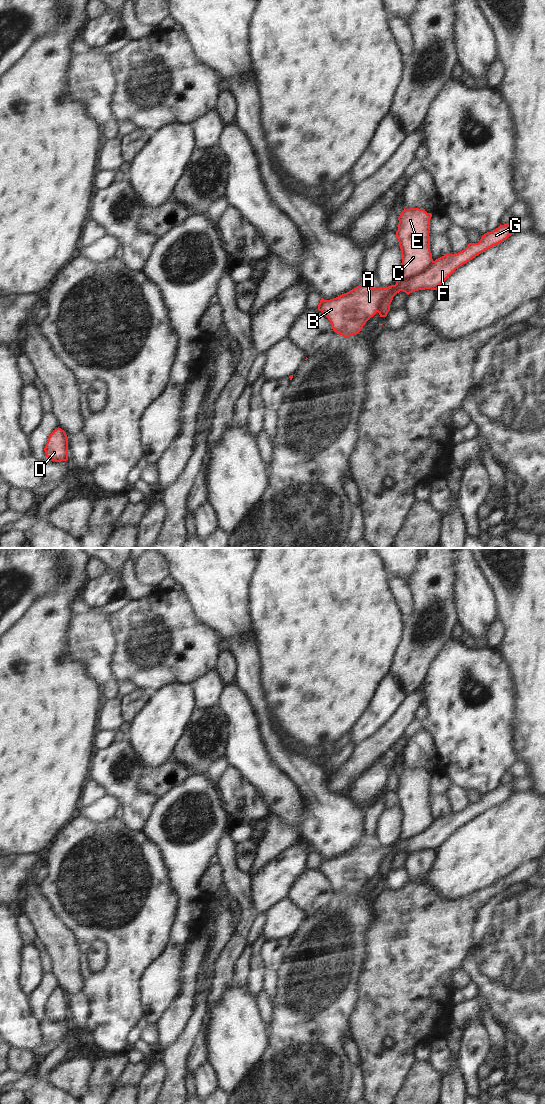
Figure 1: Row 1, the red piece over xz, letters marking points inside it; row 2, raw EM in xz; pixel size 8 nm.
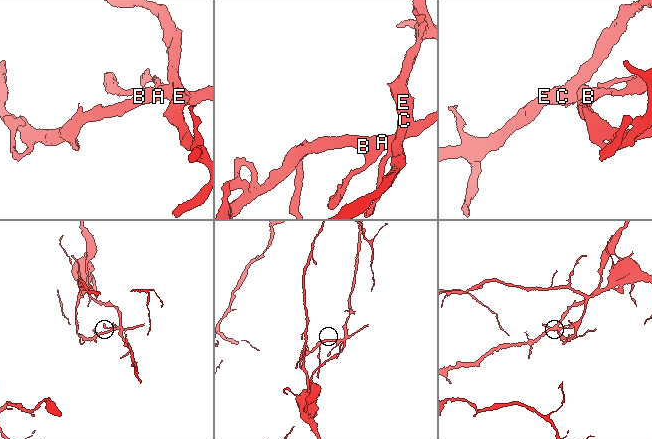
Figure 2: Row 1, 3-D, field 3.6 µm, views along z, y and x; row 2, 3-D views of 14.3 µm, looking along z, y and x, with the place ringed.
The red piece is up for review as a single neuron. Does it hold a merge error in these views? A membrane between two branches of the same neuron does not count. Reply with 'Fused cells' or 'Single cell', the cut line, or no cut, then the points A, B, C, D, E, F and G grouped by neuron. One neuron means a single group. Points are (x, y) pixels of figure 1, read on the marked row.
Fused cells. Split along xz (433, 261), (417, 274), (399, 280). Groups: A B D F G / C E

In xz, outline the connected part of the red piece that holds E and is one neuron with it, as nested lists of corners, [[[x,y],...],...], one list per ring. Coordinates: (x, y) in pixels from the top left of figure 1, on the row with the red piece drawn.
[[[404,208],[398,217],[396,237],[402,255],[399,280],[418,275],[433,262],[429,236],[431,217],[431,213],[419,208]]]

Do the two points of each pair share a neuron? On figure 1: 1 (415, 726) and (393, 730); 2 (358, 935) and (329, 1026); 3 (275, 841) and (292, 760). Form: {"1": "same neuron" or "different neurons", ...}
{"1": "different neurons", "2": "same neuron", "3": "different neurons"}

